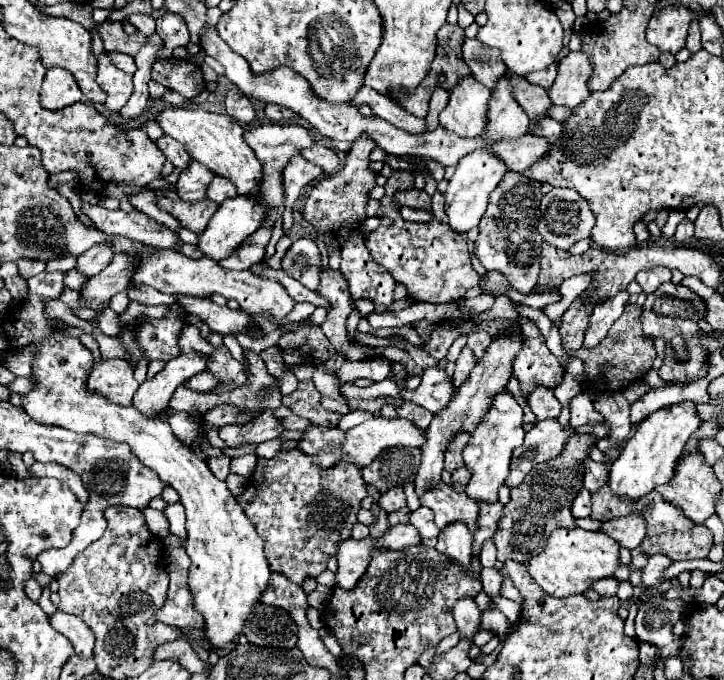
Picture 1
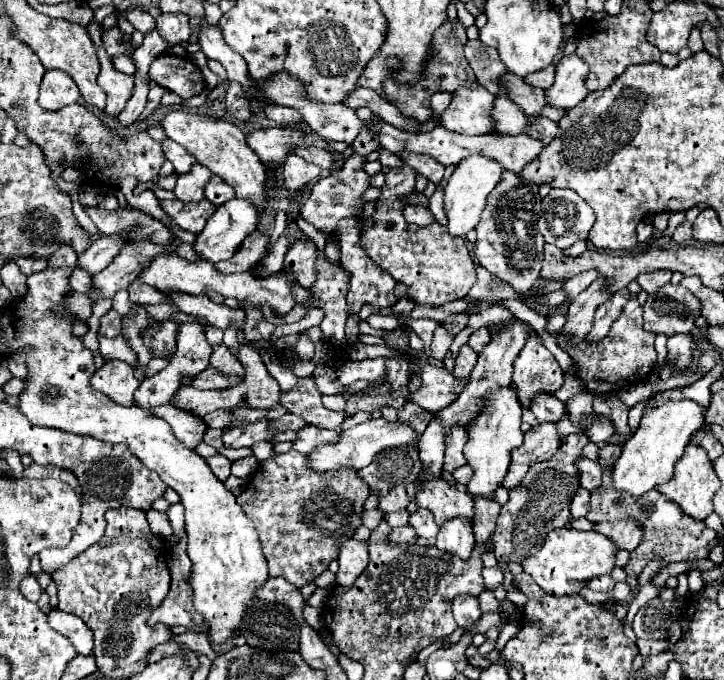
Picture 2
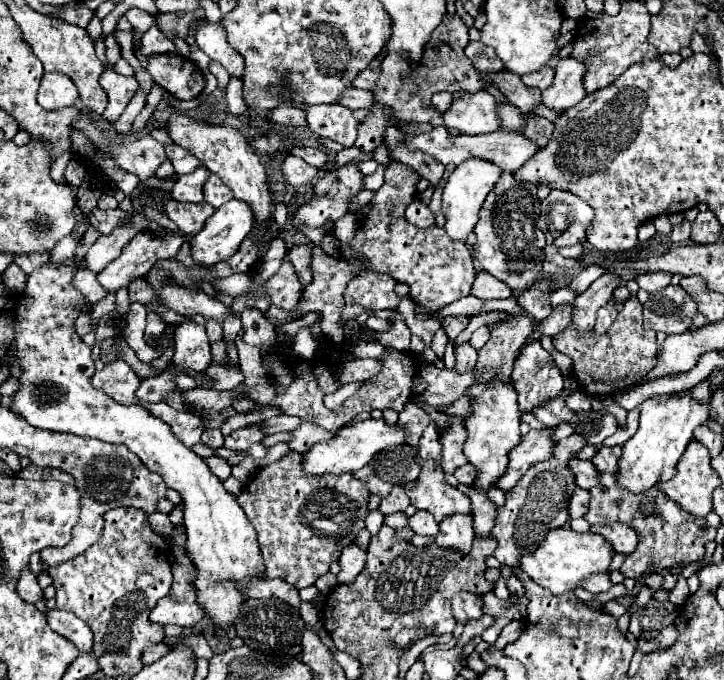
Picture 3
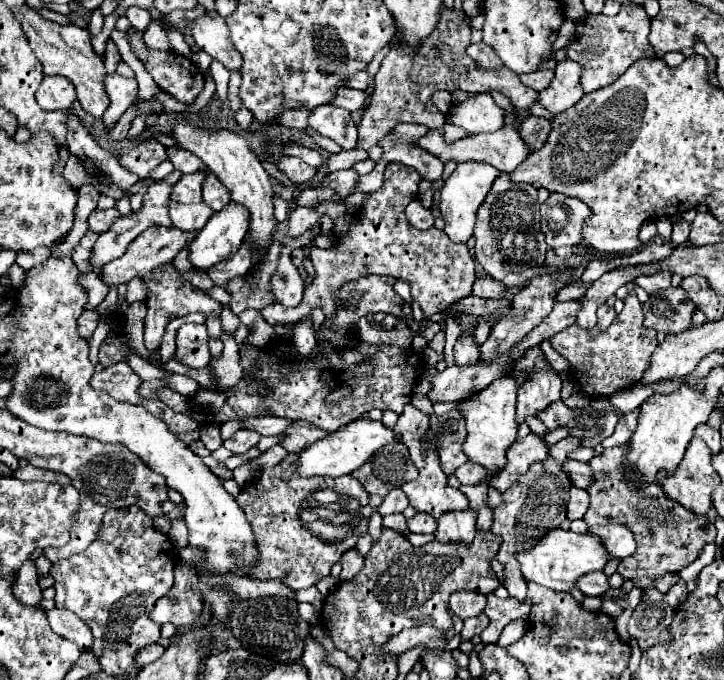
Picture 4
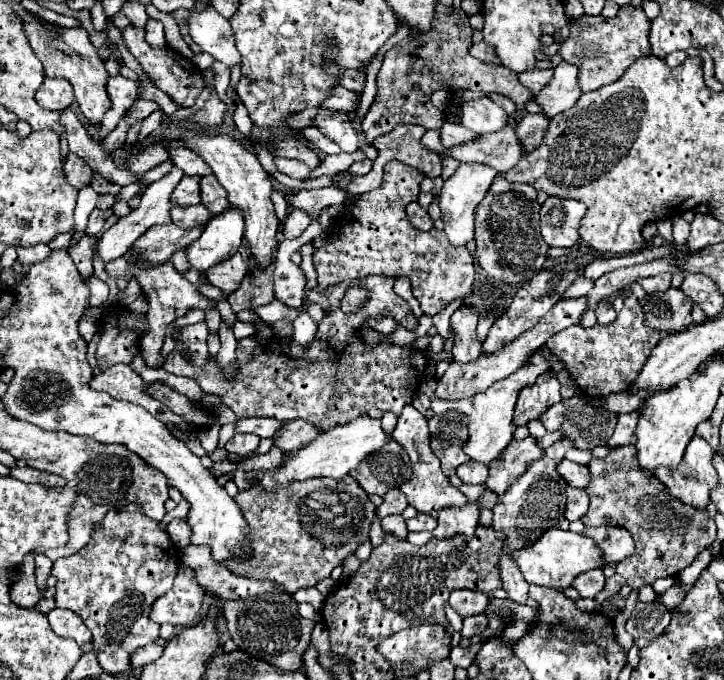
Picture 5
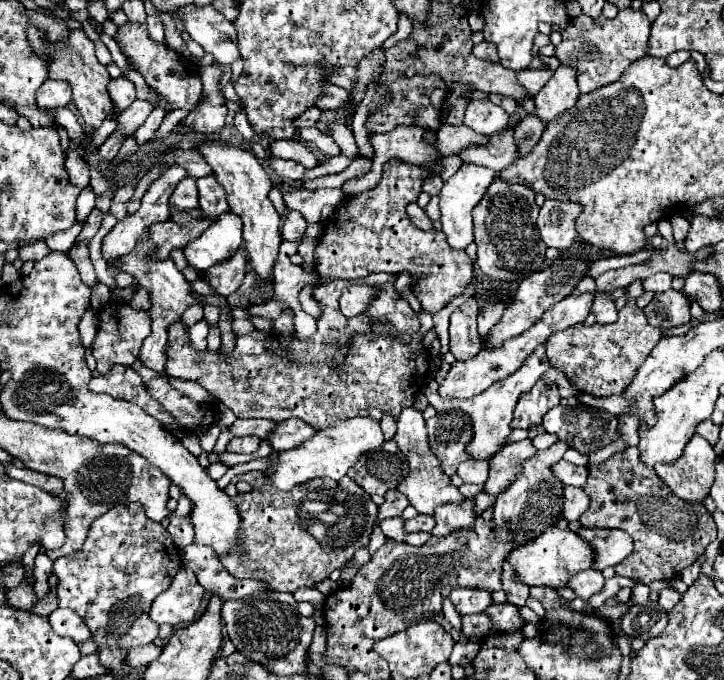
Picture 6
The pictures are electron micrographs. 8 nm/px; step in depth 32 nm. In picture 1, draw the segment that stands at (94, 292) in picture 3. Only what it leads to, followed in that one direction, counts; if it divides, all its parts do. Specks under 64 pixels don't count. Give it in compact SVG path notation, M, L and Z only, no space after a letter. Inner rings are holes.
M75 268L66 272L64 275L65 286L80 291L82 286L87 282L87 278L79 273Z

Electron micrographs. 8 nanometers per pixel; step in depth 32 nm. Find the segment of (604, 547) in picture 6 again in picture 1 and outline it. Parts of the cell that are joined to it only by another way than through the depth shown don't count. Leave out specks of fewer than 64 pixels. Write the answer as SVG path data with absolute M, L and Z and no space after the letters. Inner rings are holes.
M628 514L620 520L608 520L602 524L600 528L604 534L608 534L610 538L614 538L622 548L636 548L644 534L646 534L646 524L642 520L642 516L636 516L636 514Z

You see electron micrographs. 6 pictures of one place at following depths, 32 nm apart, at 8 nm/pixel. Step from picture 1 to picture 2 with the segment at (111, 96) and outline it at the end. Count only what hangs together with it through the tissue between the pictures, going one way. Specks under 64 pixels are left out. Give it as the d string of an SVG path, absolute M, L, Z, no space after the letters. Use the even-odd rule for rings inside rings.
M104 46L98 48L98 60L100 60L100 66L102 66L100 76L98 76L98 84L100 84L102 90L108 94L108 104L106 104L104 112L116 118L116 116L124 110L126 102L128 102L130 96L132 96L134 78L118 72L118 70L112 66L110 58L106 56Z

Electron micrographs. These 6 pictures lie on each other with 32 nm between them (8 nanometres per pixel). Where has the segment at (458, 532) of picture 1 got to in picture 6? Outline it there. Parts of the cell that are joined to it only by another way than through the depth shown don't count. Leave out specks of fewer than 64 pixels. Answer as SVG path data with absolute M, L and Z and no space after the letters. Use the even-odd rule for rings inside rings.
M466 498L462 504L442 504L434 510L436 526L432 528L432 536L448 536L448 532L456 532L456 528L468 528L474 518L472 498Z

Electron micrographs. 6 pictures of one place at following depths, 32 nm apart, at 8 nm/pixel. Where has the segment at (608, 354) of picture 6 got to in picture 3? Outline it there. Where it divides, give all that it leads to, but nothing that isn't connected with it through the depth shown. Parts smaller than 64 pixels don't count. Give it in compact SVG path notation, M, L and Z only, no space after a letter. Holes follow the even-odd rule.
M636 294L628 296L622 312L606 334L596 336L594 332L578 332L576 328L566 328L564 332L556 334L552 342L556 350L572 360L572 376L590 396L608 396L640 384L644 380L644 372L652 368L652 356L656 354L656 332L644 330L642 304L638 302Z

